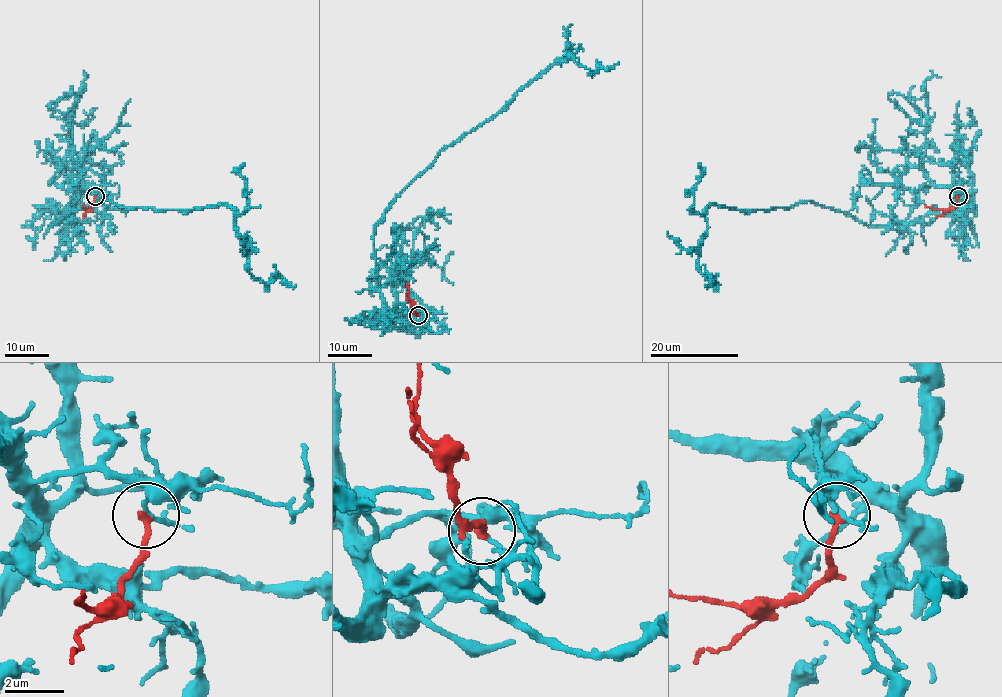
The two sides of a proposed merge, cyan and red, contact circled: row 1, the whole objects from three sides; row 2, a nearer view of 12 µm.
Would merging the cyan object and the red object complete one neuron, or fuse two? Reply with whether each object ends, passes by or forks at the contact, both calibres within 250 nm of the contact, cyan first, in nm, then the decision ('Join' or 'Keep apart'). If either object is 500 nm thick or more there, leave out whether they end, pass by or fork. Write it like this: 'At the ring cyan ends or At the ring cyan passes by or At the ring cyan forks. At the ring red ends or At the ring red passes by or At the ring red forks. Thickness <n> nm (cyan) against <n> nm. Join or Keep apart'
At the ring cyan forks. At the ring red ends. Thickness 190 nm (cyan) against 240 nm. Keep apart

